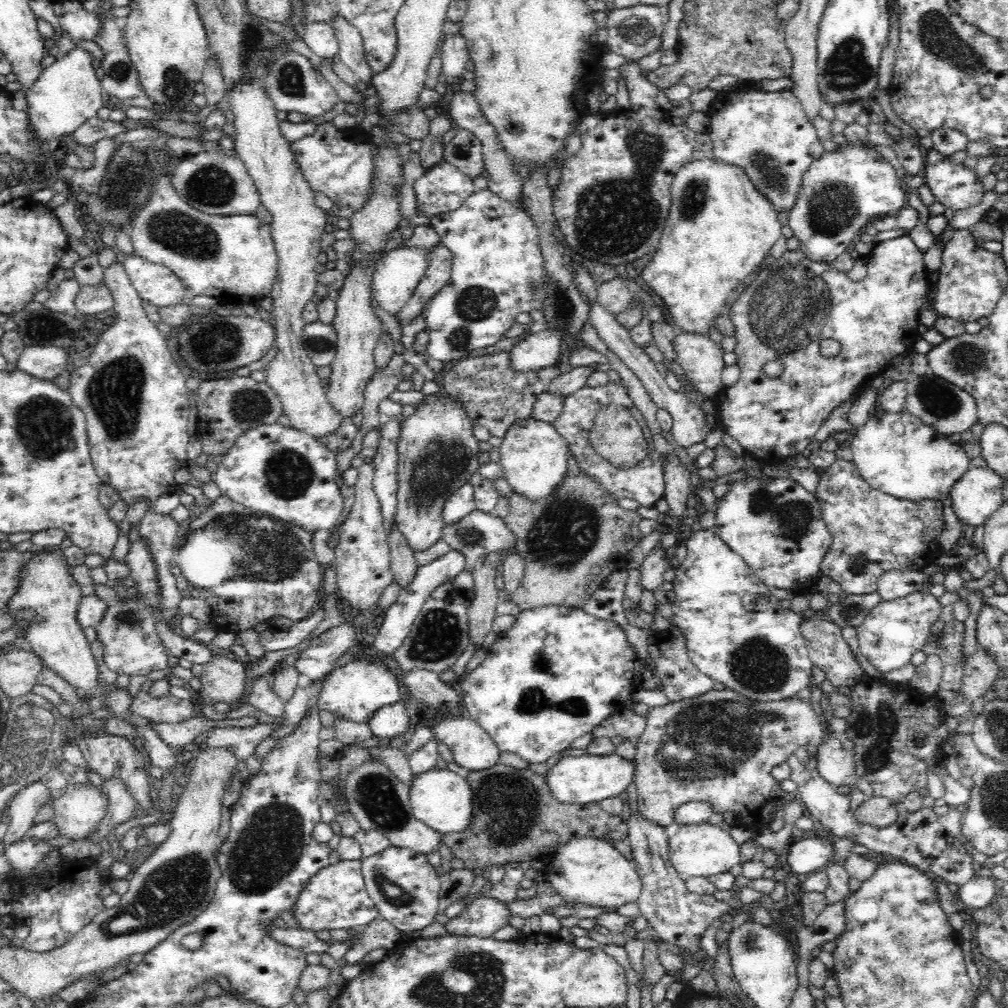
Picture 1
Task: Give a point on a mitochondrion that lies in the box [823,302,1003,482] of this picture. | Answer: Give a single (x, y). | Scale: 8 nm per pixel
(941, 401)

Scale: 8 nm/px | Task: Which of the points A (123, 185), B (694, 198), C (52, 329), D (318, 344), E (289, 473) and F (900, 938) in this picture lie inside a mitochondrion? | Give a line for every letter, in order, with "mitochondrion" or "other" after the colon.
A: mitochondrion
B: mitochondrion
C: other
D: mitochondrion
E: mitochondrion
F: mitochondrion

